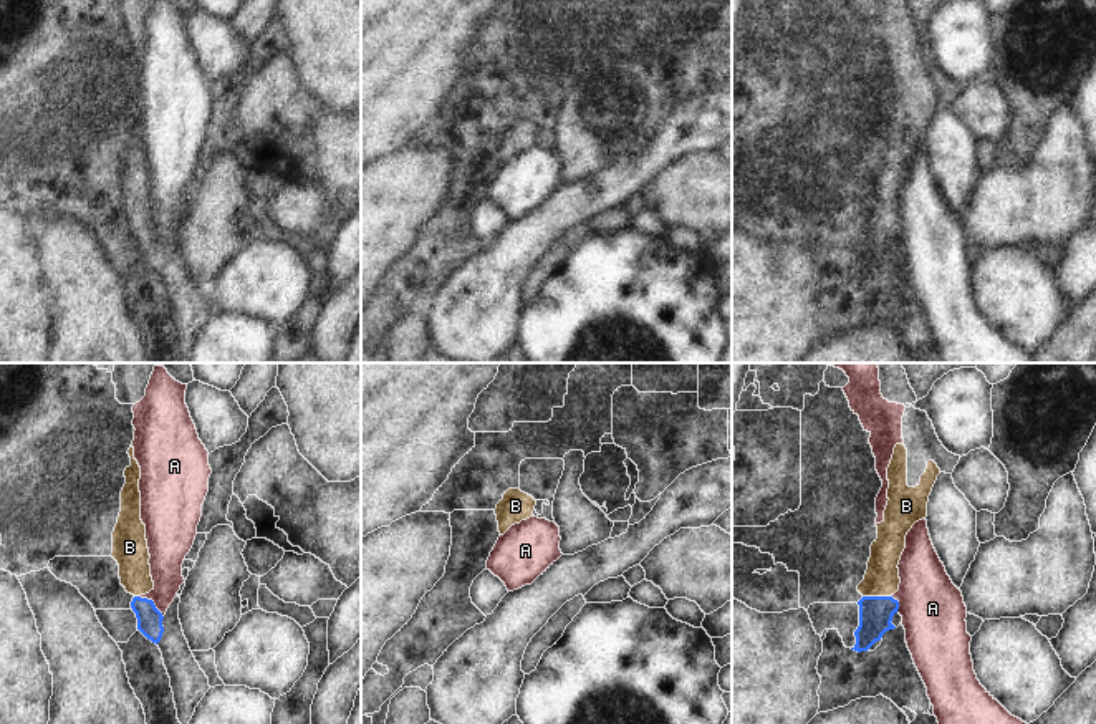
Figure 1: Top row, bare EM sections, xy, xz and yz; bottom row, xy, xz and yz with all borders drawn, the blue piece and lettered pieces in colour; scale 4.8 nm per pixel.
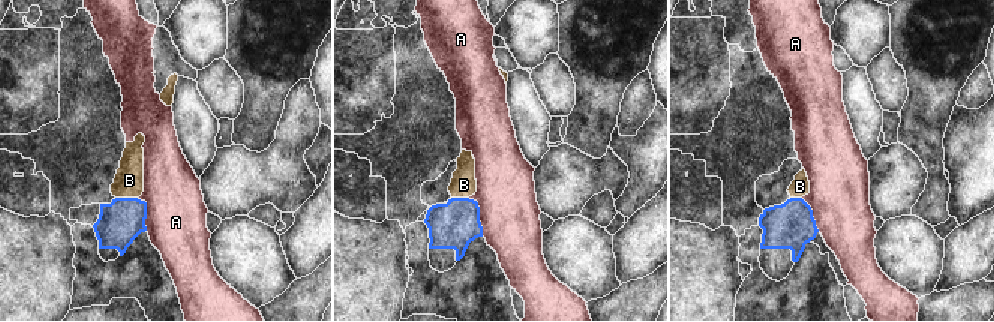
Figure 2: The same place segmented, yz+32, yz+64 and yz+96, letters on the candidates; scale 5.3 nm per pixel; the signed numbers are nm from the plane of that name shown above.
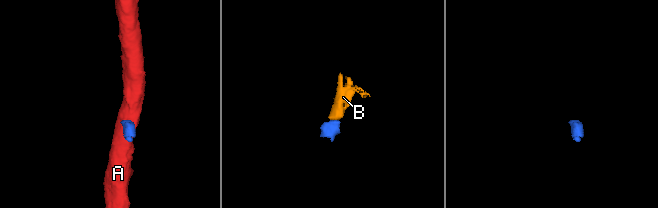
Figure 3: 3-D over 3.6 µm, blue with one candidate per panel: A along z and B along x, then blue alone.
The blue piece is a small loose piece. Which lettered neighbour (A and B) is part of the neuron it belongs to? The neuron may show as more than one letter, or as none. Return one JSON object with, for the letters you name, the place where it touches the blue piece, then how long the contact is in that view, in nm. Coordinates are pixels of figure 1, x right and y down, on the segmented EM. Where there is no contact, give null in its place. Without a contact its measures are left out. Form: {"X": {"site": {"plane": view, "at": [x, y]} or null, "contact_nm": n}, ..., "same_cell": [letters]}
{"B": {"site": {"plane": "yz", "at": [876, 597]}, "contact_nm": 140}, "same_cell": ["B"]}

